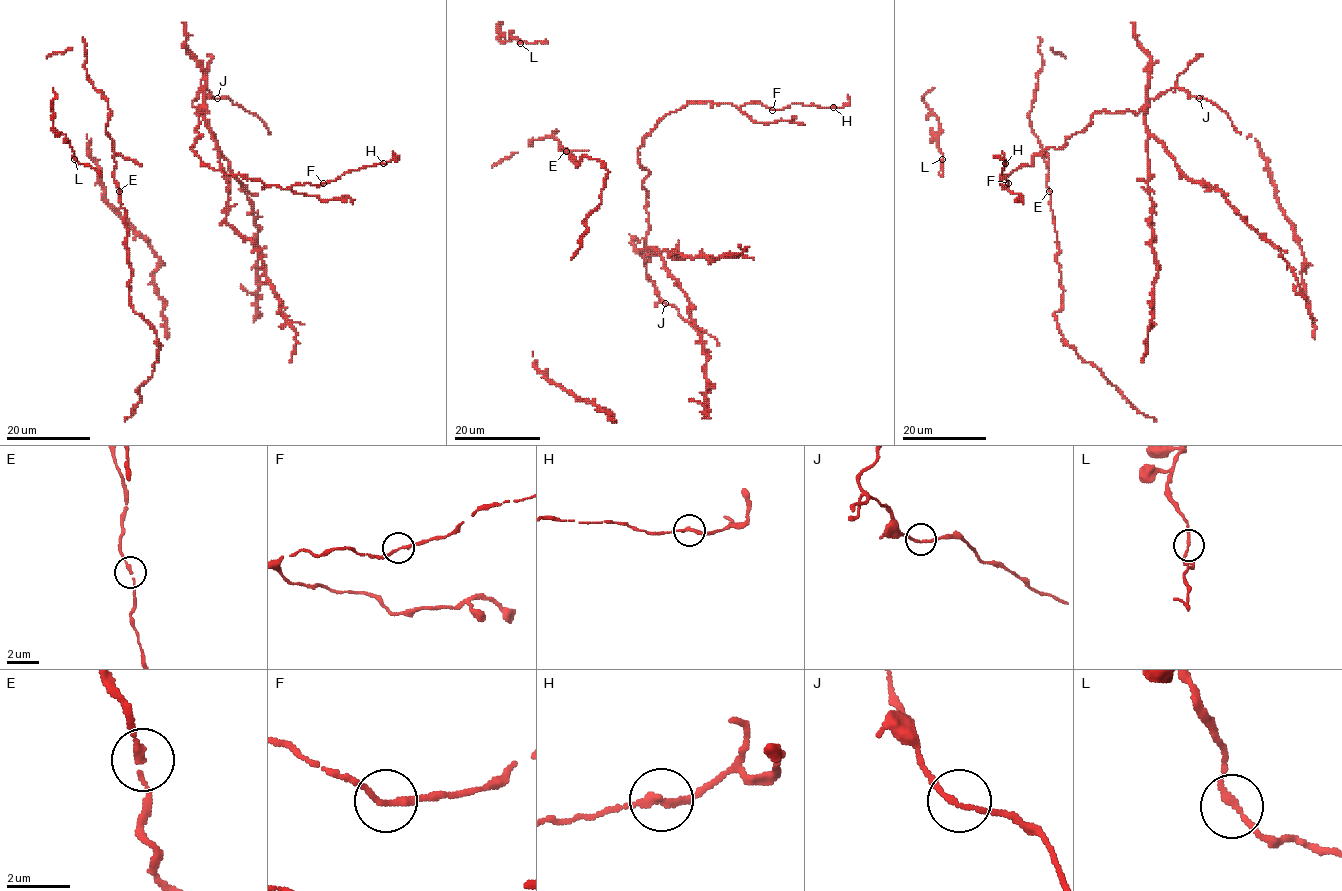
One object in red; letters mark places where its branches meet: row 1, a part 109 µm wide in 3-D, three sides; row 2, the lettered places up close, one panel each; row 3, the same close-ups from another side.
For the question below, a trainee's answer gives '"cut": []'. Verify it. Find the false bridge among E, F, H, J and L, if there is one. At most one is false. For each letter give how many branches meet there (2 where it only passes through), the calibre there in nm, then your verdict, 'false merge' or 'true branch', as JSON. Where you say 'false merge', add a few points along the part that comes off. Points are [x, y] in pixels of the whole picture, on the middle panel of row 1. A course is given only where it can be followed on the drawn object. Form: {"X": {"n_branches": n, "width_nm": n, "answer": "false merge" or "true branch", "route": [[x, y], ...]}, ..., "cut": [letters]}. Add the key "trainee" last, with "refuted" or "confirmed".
{"E": {"n_branches": 2, "width_nm": 170, "answer": "true branch"}, "F": {"n_branches": 2, "width_nm": 170, "answer": "true branch"}, "H": {"n_branches": 2, "width_nm": 190, "answer": "true branch"}, "J": {"n_branches": 2, "width_nm": 170, "answer": "true branch"}, "L": {"n_branches": 2, "width_nm": 180, "answer": "true branch"}, "cut": [], "trainee": "confirmed"}

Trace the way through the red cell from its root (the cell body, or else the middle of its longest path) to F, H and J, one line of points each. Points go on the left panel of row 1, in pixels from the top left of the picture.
F: (205, 116), (197, 108), (202, 111), (195, 130), (200, 137), (191, 147), (203, 165), (282, 190), (323, 183)
H: (205, 116), (197, 108), (200, 137), (191, 147), (201, 163), (266, 186), (320, 185), (383, 163)
J: (205, 116), (200, 107), (193, 105), (199, 89), (205, 87), (217, 98)

